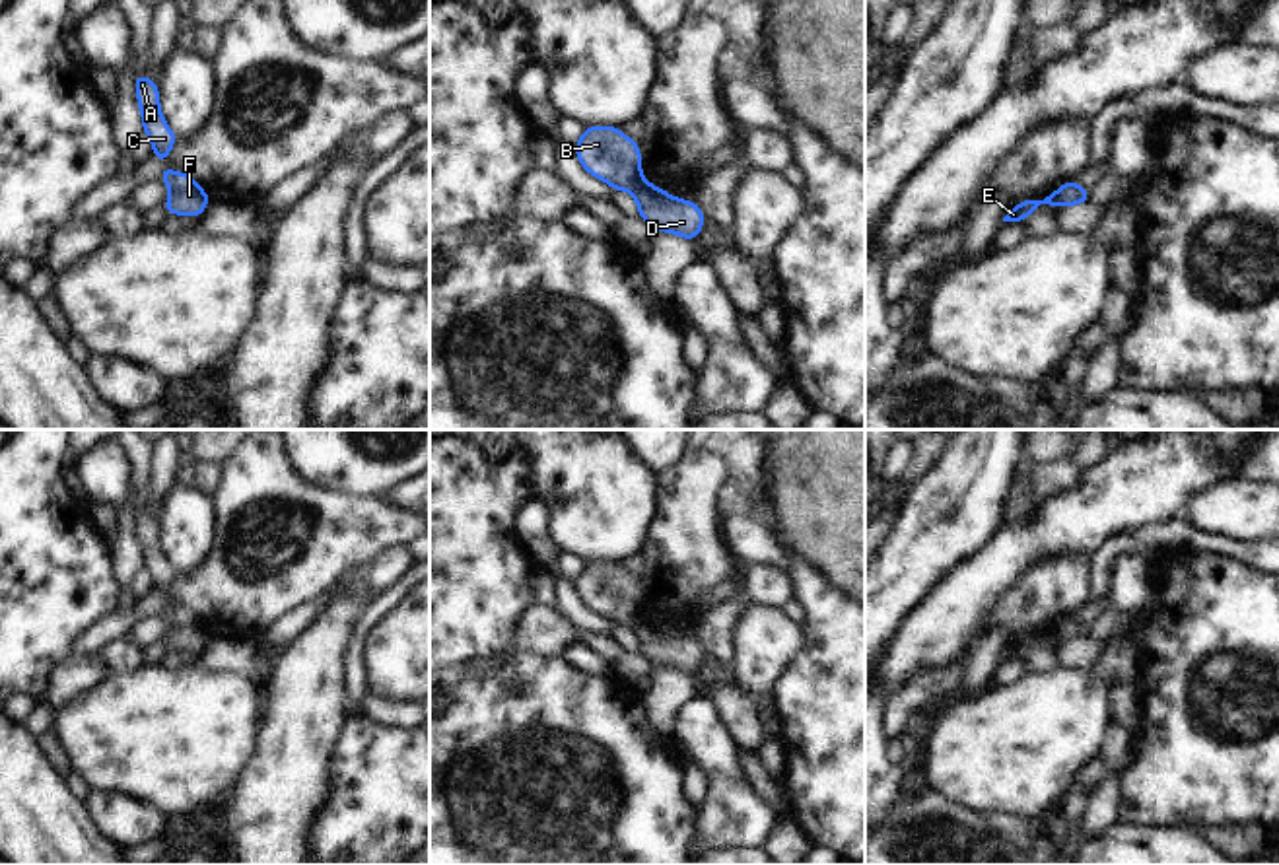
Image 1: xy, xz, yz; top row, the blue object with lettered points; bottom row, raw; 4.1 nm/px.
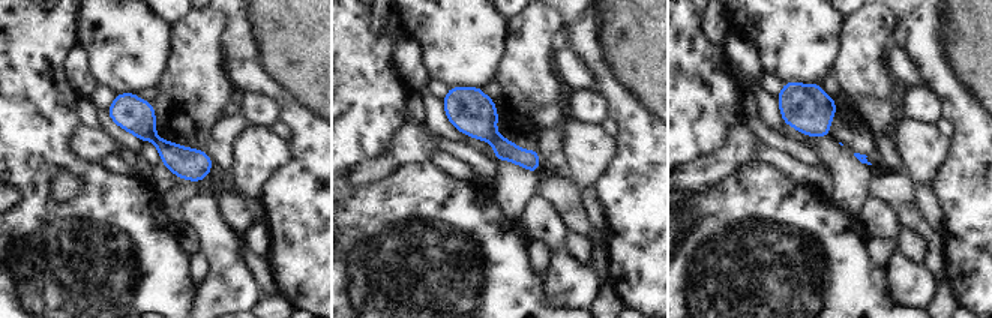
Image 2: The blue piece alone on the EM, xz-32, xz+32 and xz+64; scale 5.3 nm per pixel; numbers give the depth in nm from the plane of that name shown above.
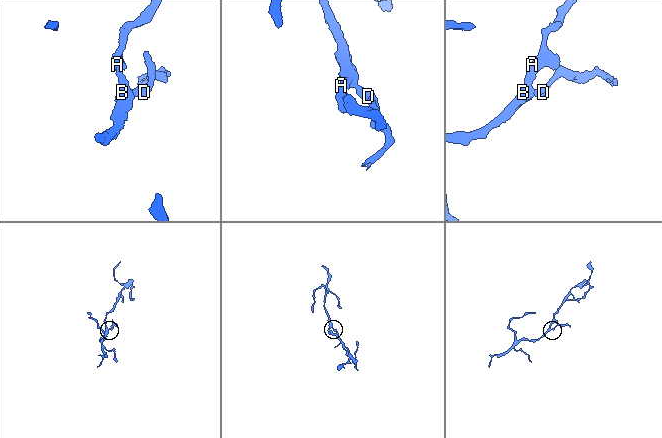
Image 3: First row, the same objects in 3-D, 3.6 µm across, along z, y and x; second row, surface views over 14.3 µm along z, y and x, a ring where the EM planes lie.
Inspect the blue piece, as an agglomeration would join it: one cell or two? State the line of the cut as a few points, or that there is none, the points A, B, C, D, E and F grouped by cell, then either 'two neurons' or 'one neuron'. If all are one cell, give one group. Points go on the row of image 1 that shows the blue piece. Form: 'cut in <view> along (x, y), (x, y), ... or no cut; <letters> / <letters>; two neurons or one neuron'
cut in xz along (642, 179), (630, 191); A B C E F / D; two neurons

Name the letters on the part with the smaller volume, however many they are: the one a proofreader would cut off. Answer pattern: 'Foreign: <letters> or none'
Foreign: D

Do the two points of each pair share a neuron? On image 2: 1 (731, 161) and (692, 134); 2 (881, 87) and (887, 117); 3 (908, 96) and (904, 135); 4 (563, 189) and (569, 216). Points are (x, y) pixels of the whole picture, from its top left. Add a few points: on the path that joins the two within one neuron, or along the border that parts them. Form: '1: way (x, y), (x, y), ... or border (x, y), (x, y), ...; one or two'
1: border (740, 125), (728, 134), (721, 147), (685, 165); two
2: border (895, 101), (860, 99), (857, 116); two
3: border (901, 116), (934, 125); two
4: way (565, 195), (569, 210); one

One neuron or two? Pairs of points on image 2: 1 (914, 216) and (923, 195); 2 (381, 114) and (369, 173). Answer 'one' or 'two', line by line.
1: two
2: two

